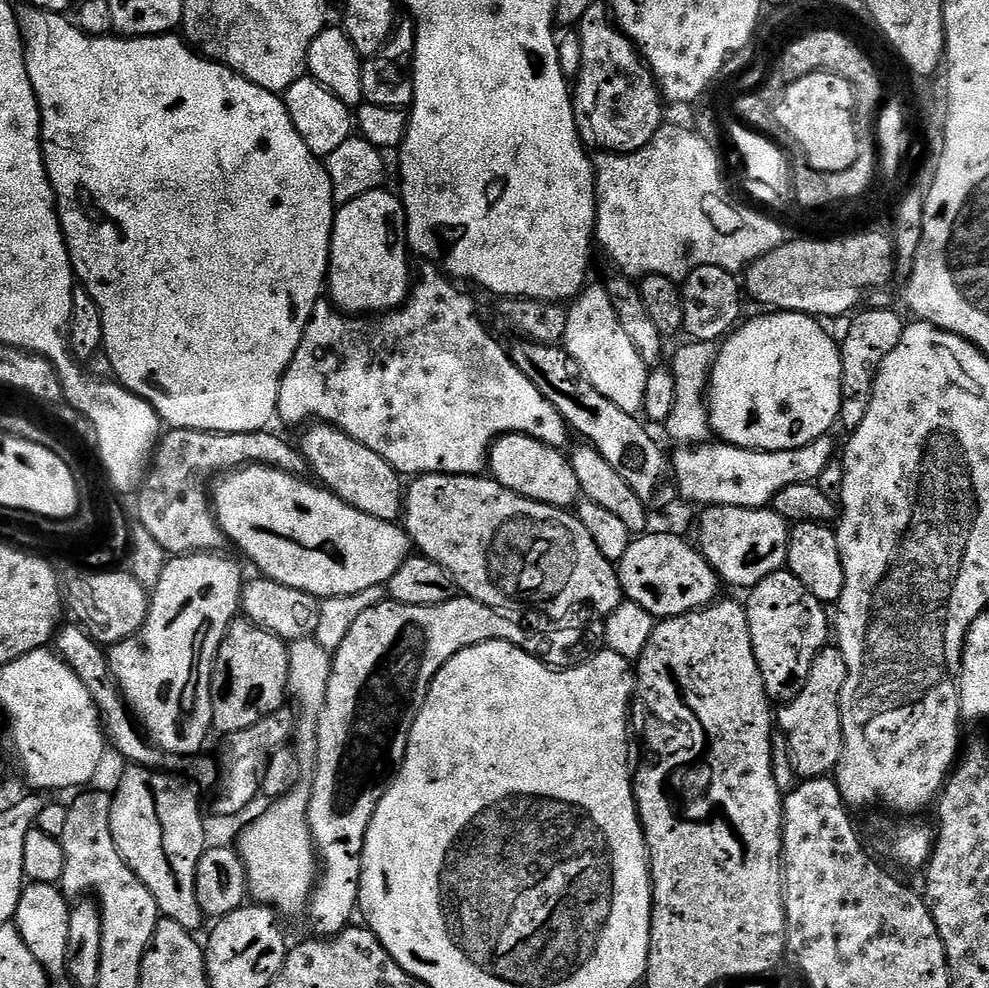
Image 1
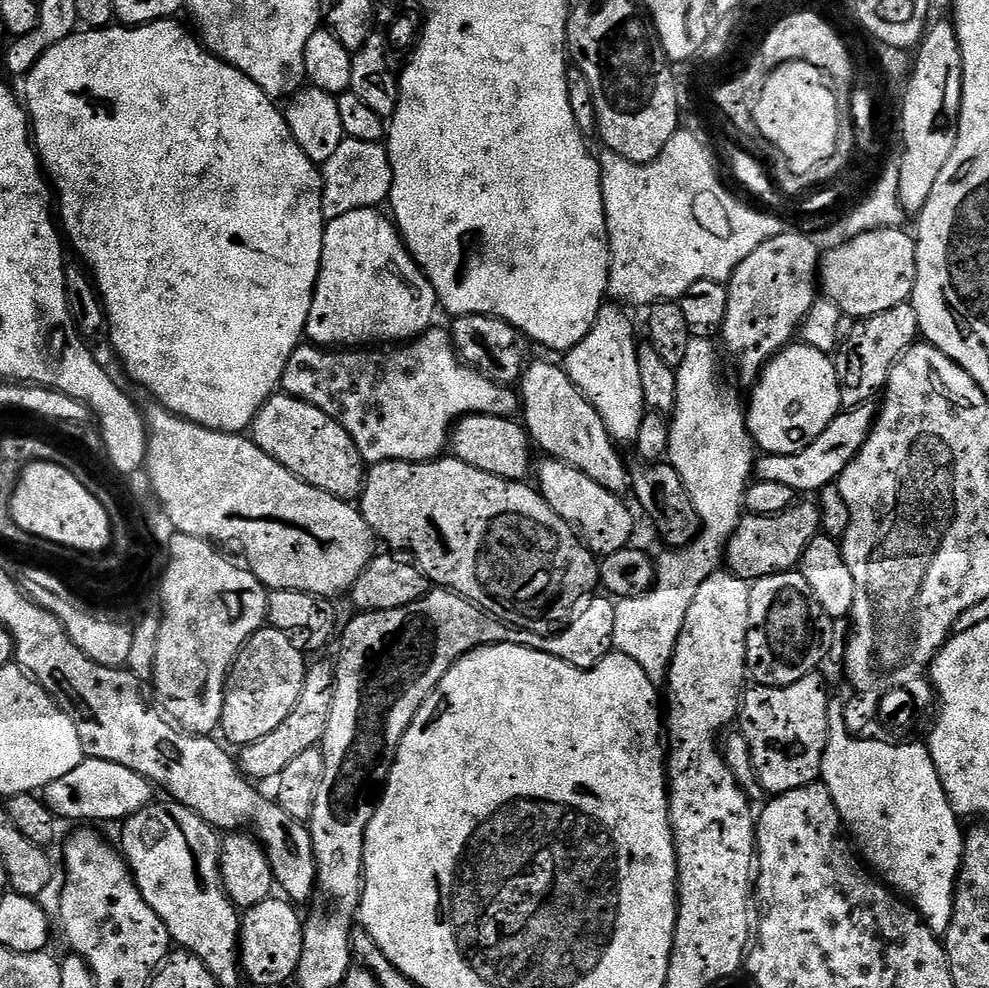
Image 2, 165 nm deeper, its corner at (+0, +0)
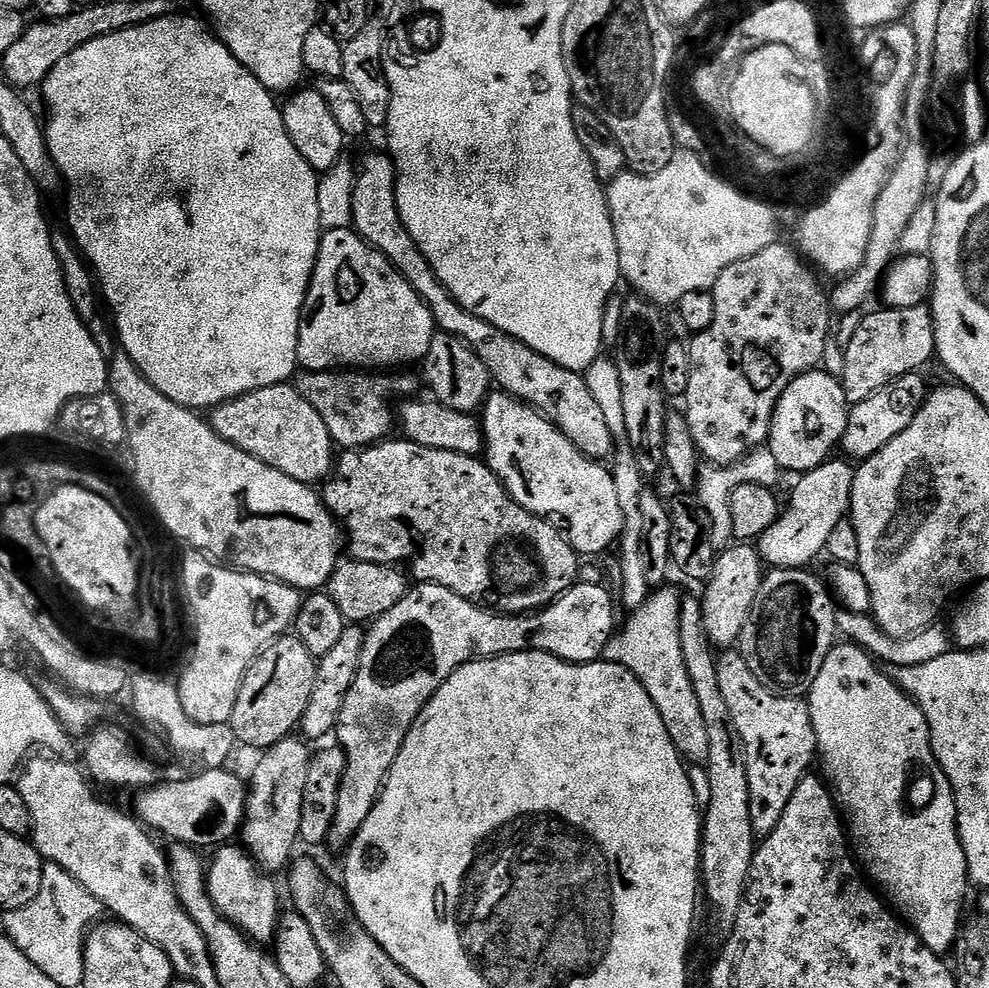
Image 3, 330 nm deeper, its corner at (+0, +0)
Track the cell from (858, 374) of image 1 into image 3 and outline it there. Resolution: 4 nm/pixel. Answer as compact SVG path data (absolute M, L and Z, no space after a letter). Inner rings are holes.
M928 304L905 308L881 307L881 312L865 315L854 338L843 345L844 374L842 383L849 405L870 398L875 392L893 384L898 378L917 370L924 370L936 356L936 339L932 309Z

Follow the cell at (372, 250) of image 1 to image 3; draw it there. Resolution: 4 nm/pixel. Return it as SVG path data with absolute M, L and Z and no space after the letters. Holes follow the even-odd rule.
M330 228L320 237L320 249L316 265L312 271L312 281L306 294L304 310L300 318L300 333L298 334L298 354L296 355L299 367L306 372L331 372L333 370L396 370L399 364L412 364L423 361L430 350L430 342L437 334L436 319L427 304L420 299L420 295L406 282L406 278L398 269L384 257L377 248L372 247L360 237L360 233L352 228Z

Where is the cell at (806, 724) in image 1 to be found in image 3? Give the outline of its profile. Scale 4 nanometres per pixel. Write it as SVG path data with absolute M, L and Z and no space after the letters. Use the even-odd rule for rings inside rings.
M724 650L716 657L718 683L722 686L722 695L726 698L726 706L730 706L730 718L734 718L734 726L738 726L738 734L742 738L742 746L746 754L746 778L750 782L750 826L757 837L769 836L782 822L782 814L786 810L786 802L790 802L790 794L798 786L798 782L809 775L808 768L818 756L814 722L810 718L808 701L792 694L781 694L767 688L746 666L744 655L739 650Z

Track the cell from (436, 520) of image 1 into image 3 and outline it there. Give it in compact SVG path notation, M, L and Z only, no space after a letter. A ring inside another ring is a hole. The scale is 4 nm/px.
M388 438L381 443L359 450L345 451L344 457L341 460L339 457L335 461L334 471L327 483L323 485L323 502L331 509L332 515L340 521L343 531L346 533L346 552L351 559L393 566L399 565L401 563L399 560L412 560L413 573L411 572L411 575L413 577L416 575L417 581L441 584L442 587L457 592L462 598L477 601L481 605L505 614L527 614L542 609L577 583L582 560L570 546L567 536L551 520L536 516L530 510L518 506L518 502L507 492L503 482L492 473L492 469L483 459L454 454L450 450L430 450L426 446L418 446L407 438L392 439Z

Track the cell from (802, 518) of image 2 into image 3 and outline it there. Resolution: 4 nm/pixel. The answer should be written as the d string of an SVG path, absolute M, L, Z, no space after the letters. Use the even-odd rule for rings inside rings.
M829 459L816 468L799 477L792 497L786 500L786 507L780 517L762 534L758 541L758 551L765 565L772 568L803 568L824 552L827 540L838 526L849 515L852 506L852 487L856 477L856 468L847 459Z

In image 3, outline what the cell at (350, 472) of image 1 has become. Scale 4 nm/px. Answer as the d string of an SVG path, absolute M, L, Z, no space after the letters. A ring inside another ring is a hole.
M291 383L266 386L227 400L211 409L210 423L224 440L303 484L319 485L327 481L334 471L334 445L330 430L326 422L322 422L322 414L318 414L318 410L314 410L314 406L310 406L310 402L306 402Z

